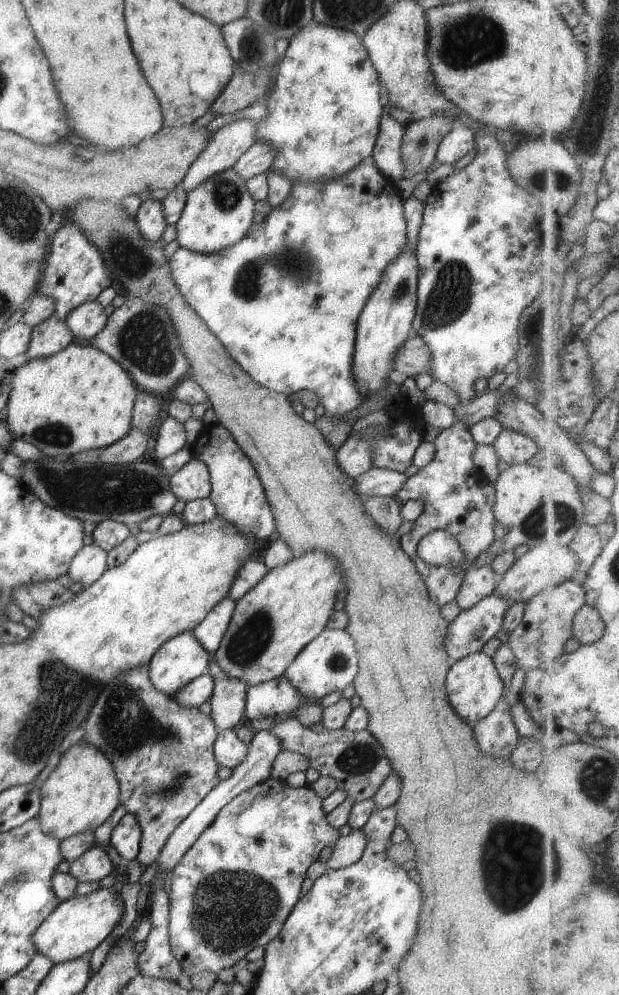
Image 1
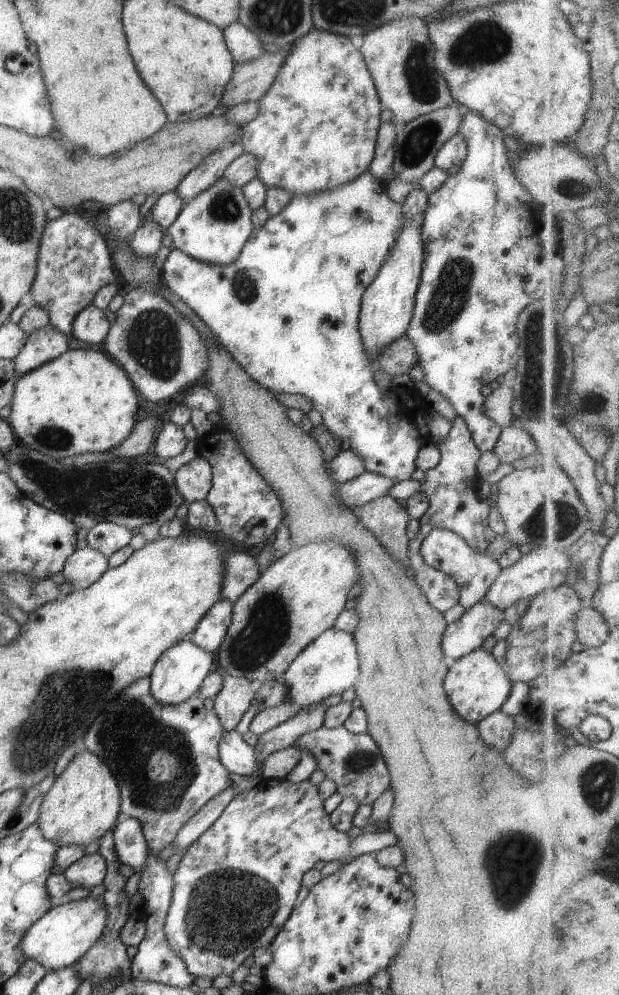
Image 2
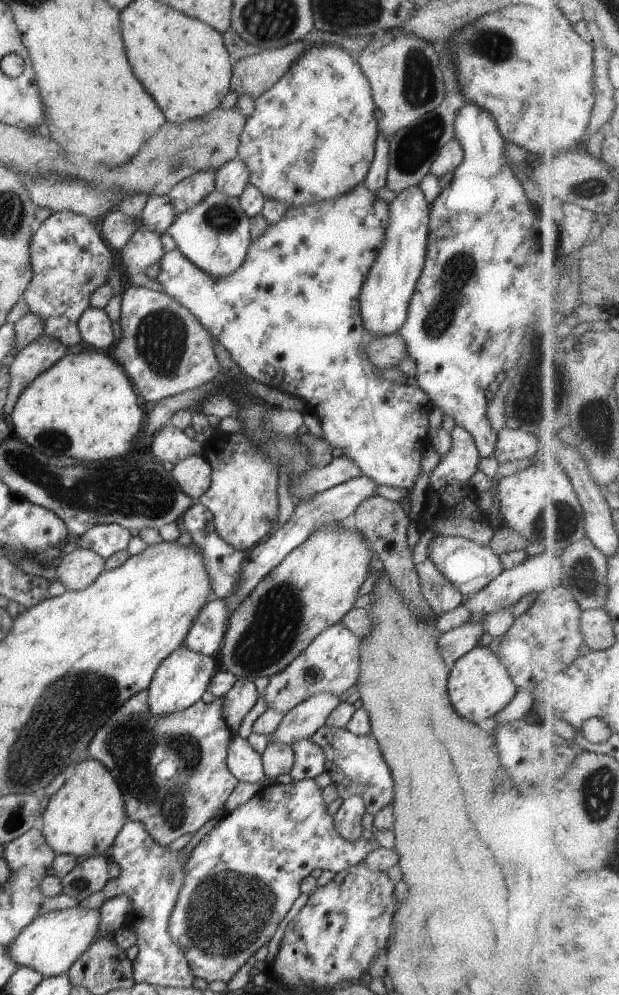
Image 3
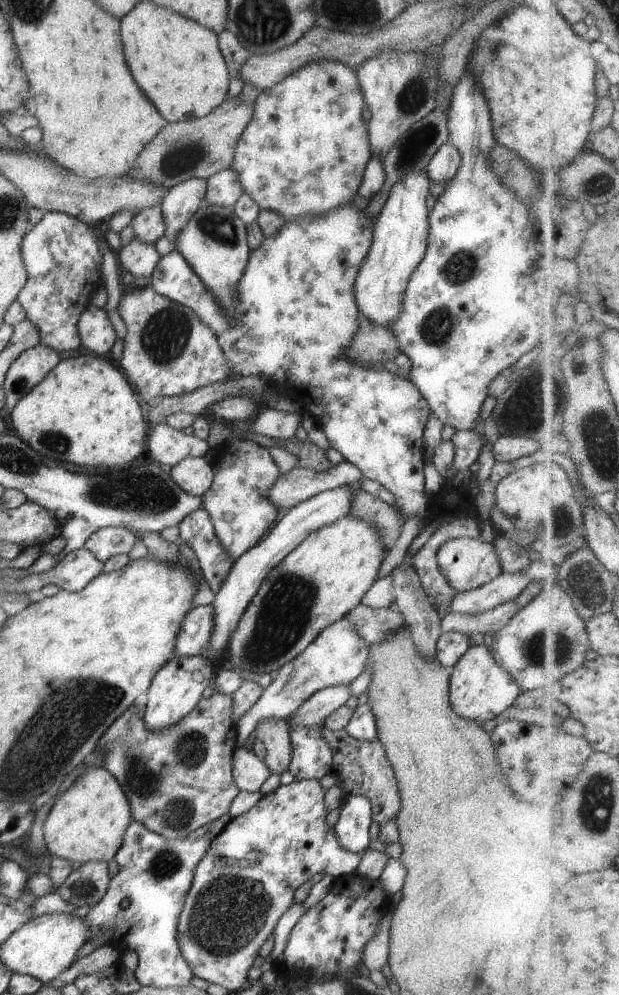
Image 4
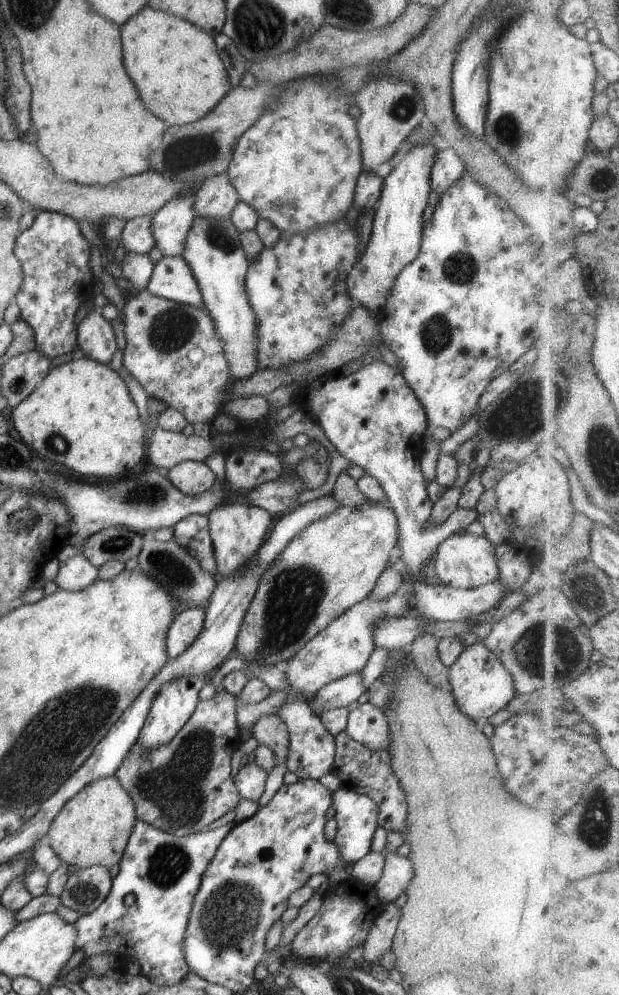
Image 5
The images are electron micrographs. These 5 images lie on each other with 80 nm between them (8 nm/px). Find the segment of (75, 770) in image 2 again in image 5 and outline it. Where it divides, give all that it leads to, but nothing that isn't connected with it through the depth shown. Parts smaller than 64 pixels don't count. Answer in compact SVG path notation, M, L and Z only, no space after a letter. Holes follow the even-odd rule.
M115 775L104 776L89 782L63 803L59 812L55 814L47 827L48 845L57 858L60 859L60 862L66 865L77 866L79 869L84 869L91 865L99 865L109 869L112 864L119 862L131 827L136 820L133 801L127 792L123 790Z

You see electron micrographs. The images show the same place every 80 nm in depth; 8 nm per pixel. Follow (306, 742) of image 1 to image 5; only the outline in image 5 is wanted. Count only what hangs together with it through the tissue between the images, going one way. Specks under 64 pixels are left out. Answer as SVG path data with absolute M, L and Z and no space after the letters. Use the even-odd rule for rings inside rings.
M343 730L334 736L334 759L330 772L339 779L340 787L360 795L368 796L377 807L377 826L372 834L370 850L383 852L386 834L389 831L406 831L405 796L390 765L387 750L369 750L347 736Z

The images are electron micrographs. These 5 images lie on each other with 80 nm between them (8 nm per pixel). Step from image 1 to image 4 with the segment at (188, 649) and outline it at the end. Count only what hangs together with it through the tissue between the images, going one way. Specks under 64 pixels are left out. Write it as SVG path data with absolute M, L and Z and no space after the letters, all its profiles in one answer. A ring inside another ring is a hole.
M172 655L170 659L155 671L150 685L144 694L144 725L150 730L161 730L171 726L184 714L187 714L201 698L201 692L211 682L212 664L197 655Z

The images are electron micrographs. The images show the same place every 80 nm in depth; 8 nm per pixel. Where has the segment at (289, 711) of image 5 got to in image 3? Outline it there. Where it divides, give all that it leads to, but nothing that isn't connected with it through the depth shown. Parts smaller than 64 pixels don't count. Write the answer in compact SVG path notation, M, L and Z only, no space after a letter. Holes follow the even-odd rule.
M309 738L295 741L291 748L294 752L294 761L288 772L291 780L313 779L324 771L323 750Z

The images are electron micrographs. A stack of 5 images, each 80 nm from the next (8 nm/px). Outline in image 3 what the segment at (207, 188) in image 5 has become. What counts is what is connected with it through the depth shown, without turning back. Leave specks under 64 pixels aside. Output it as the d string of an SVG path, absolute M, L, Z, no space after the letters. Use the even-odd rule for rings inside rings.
M237 157L223 163L214 174L214 190L228 197L238 197L246 187L248 170L243 161Z

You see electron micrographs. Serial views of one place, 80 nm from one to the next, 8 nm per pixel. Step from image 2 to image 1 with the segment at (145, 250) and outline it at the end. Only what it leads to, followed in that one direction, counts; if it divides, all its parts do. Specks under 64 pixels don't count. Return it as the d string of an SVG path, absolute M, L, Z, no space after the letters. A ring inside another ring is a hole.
M150 197L145 201L141 201L135 212L134 219L136 220L136 225L141 236L146 242L161 238L166 222L160 200L154 200Z

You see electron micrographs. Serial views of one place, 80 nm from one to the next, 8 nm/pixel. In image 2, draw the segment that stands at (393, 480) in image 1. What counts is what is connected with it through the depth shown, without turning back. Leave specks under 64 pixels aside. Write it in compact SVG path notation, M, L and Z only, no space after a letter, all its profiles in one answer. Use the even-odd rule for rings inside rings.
M364 470L340 484L336 490L336 499L352 509L359 508L368 500L387 495L394 484L391 478Z

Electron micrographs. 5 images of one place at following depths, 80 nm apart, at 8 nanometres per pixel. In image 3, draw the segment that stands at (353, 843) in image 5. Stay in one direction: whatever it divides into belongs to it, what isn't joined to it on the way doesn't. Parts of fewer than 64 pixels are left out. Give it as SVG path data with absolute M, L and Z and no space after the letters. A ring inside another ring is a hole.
M351 795L342 799L341 806L332 814L336 832L348 841L361 837L360 822L365 811L366 808L360 796Z

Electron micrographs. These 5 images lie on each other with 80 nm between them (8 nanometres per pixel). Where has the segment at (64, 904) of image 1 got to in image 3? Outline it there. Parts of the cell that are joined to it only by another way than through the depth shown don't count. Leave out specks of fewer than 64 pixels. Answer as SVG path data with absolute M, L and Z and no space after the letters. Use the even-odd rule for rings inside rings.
M76 905L71 908L44 912L24 926L23 930L9 943L10 959L17 967L31 967L44 977L65 973L93 942L97 924L99 924L99 909Z

